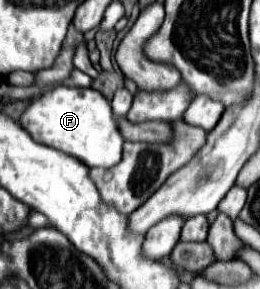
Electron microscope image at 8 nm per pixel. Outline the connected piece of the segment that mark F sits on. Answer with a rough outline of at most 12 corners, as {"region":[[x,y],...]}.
{"region":[[58,86],[20,126],[88,168],[112,168],[122,136],[110,102]]}

